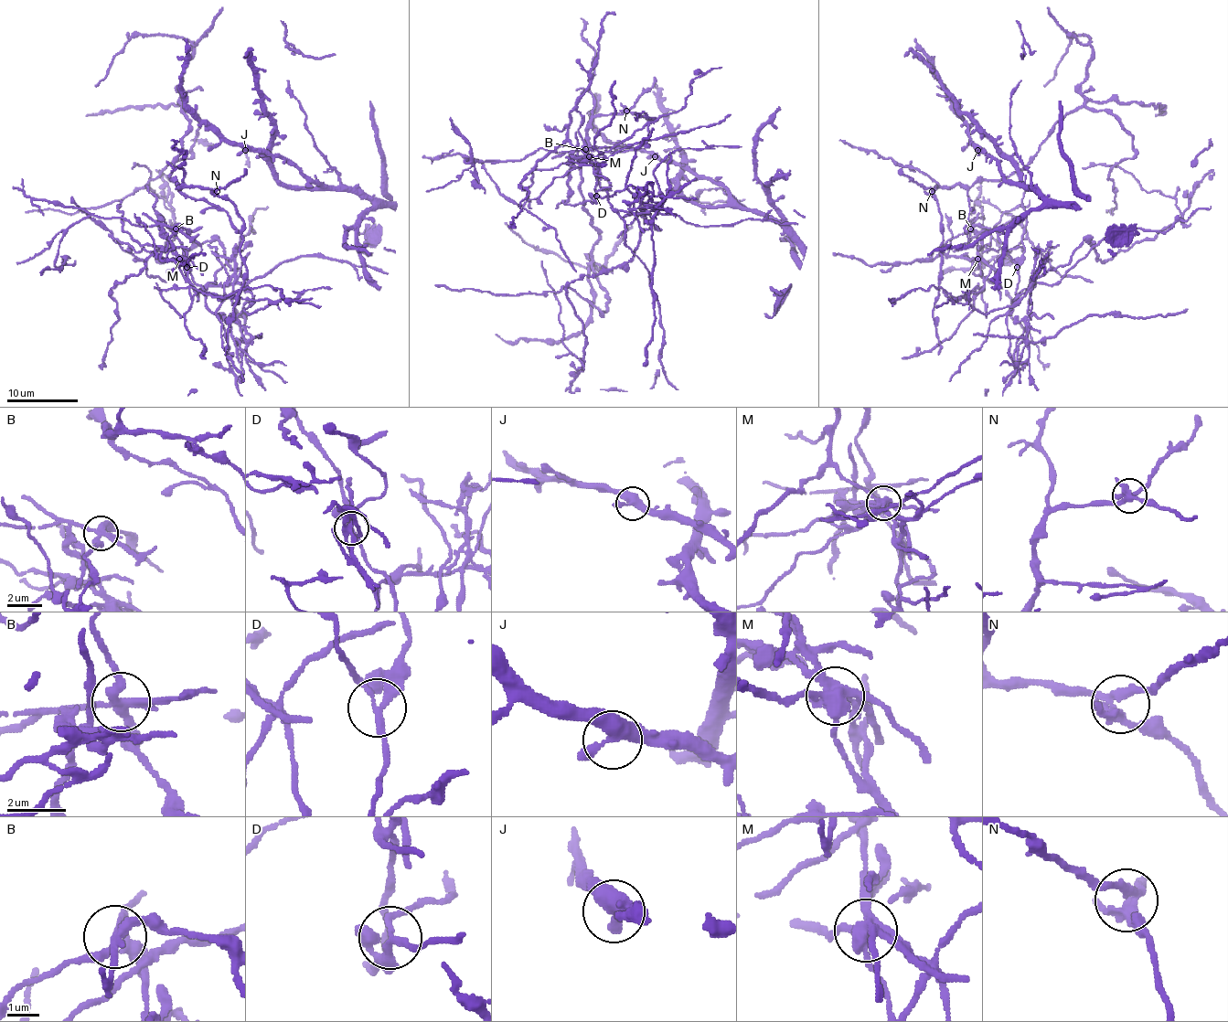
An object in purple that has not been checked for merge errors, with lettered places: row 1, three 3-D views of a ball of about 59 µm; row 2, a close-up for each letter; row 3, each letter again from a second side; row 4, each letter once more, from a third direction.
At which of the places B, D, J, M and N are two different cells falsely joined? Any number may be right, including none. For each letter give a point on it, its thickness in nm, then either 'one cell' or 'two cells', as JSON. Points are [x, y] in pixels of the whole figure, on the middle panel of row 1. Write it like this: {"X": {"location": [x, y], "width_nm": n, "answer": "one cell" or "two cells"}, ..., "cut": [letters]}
{"B": {"location": [585, 149], "width_nm": 280, "answer": "two cells"}, "D": {"location": [596, 196], "width_nm": 220, "answer": "two cells"}, "J": {"location": [655, 156], "width_nm": 400, "answer": "one cell"}, "M": {"location": [589, 156], "width_nm": 400, "answer": "two cells"}, "N": {"location": [626, 111], "width_nm": 220, "answer": "one cell"}, "cut": ["B", "D", "M"]}

